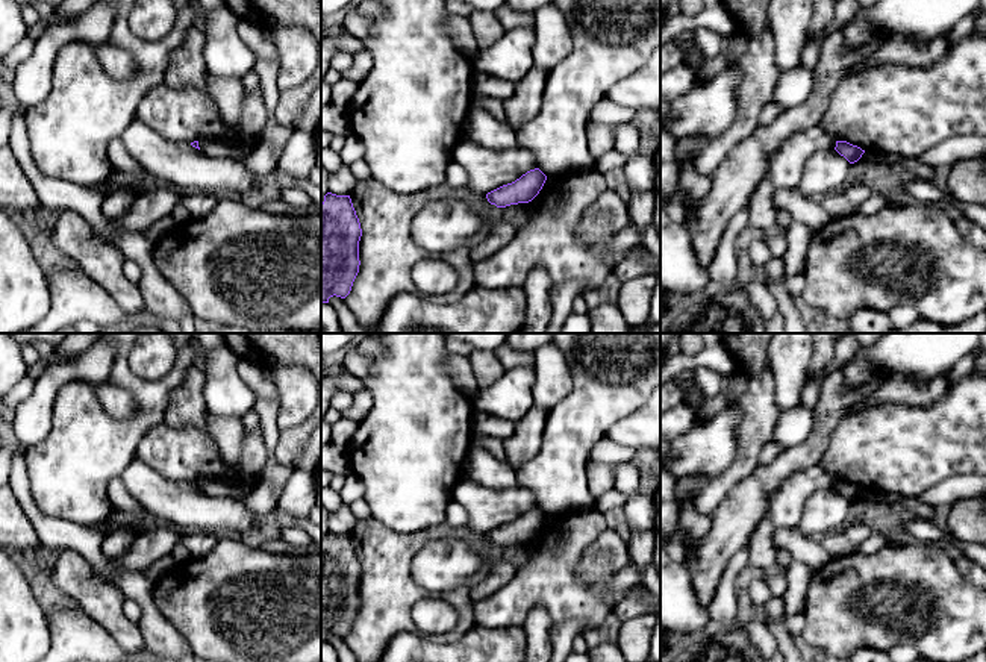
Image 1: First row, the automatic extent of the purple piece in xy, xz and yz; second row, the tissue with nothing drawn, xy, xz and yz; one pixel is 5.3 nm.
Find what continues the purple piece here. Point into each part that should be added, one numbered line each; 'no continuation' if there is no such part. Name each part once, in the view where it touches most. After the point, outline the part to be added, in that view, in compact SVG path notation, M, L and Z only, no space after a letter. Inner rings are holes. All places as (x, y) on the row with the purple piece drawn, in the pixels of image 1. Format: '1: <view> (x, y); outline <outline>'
no continuation

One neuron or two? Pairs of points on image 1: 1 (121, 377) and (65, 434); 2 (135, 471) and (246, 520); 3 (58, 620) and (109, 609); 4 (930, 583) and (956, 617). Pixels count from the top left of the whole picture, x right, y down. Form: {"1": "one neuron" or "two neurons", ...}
{"1": "one neuron", "2": "one neuron", "3": "two neurons", "4": "one neuron"}

